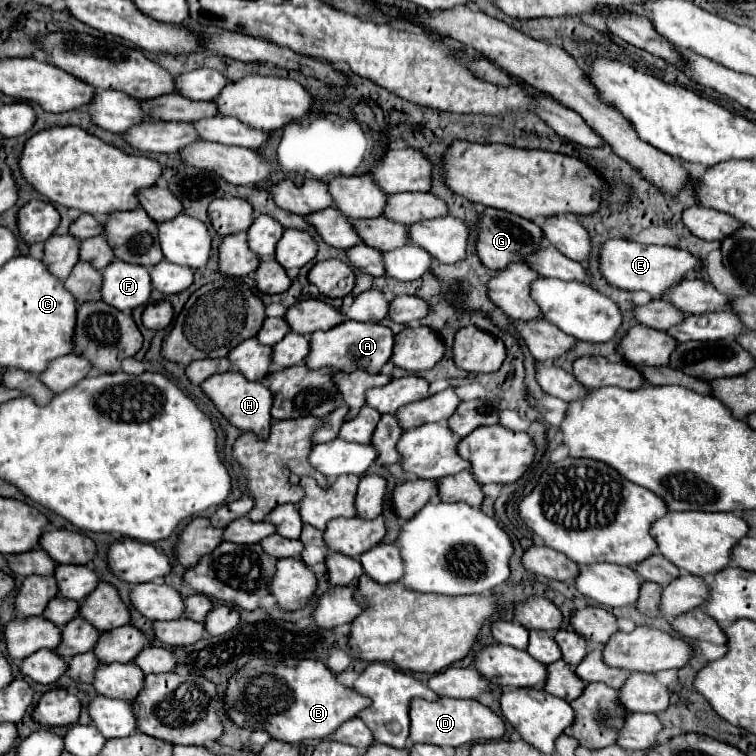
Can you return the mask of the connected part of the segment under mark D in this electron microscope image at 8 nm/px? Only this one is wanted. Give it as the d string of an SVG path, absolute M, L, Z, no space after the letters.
M413 699L411 701L411 743L431 743L439 747L461 747L465 743L501 739L505 735L505 723L499 715L495 715L489 707L481 705L473 699L447 699L441 701L425 701Z

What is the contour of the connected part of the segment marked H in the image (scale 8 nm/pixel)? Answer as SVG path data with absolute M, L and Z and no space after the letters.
M227 371L221 375L213 375L203 381L203 391L209 395L209 399L217 405L217 409L241 431L253 431L261 439L269 437L269 429L273 423L271 417L271 407L273 407L273 397L269 387L263 381L247 381L243 373L239 371Z

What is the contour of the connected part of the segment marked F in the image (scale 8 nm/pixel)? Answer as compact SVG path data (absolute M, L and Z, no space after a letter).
M113 261L103 271L103 301L121 311L133 311L145 305L151 291L149 269L143 265Z

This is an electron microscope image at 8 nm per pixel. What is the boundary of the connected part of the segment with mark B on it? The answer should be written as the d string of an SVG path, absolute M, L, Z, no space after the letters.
M303 659L293 663L273 663L267 665L263 661L249 661L237 675L233 675L227 683L227 695L225 695L225 711L227 715L239 725L247 729L265 729L273 739L287 741L287 743L301 743L303 739L325 739L335 729L339 729L345 721L357 717L361 709L365 709L369 701L361 697L355 689L345 687L337 681L335 673L331 673L321 661Z

